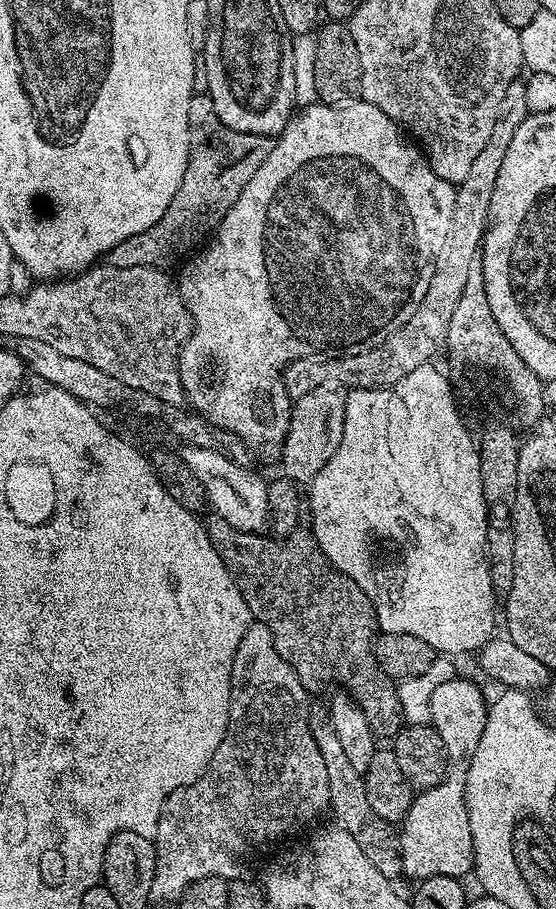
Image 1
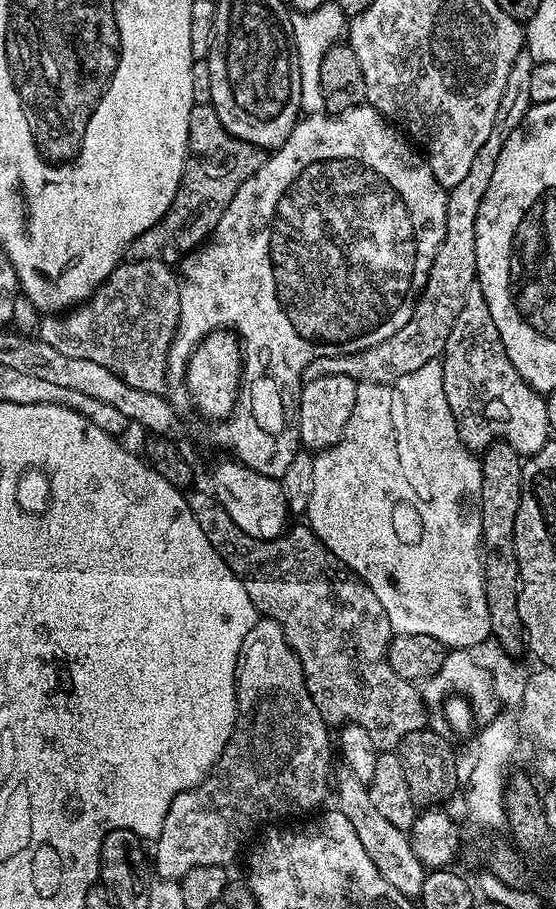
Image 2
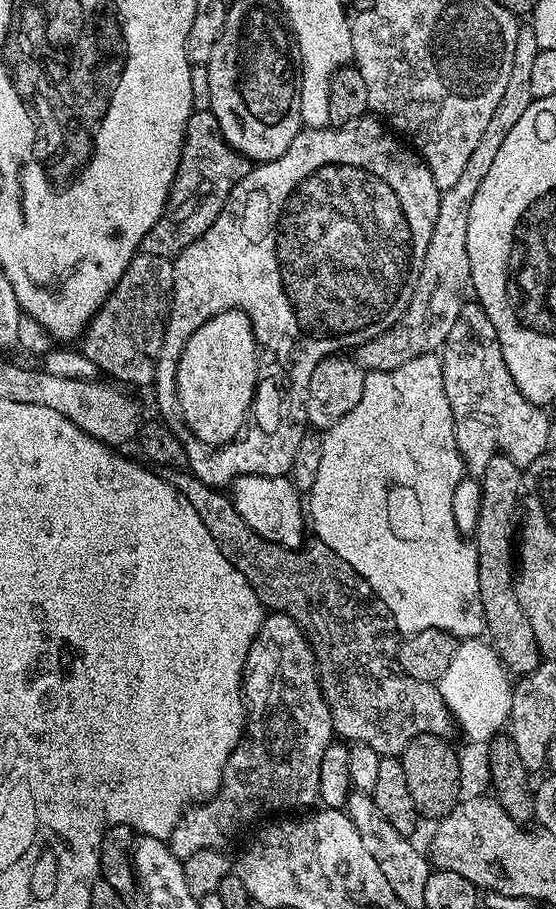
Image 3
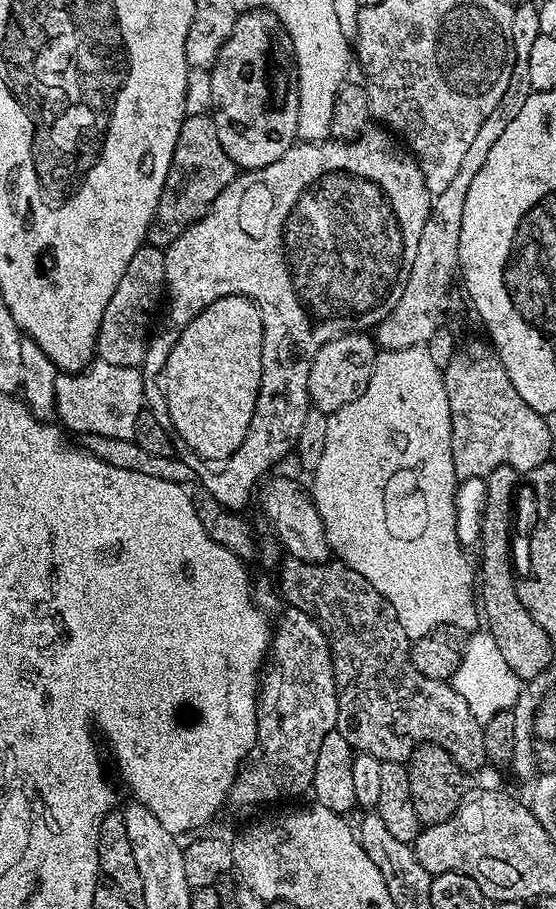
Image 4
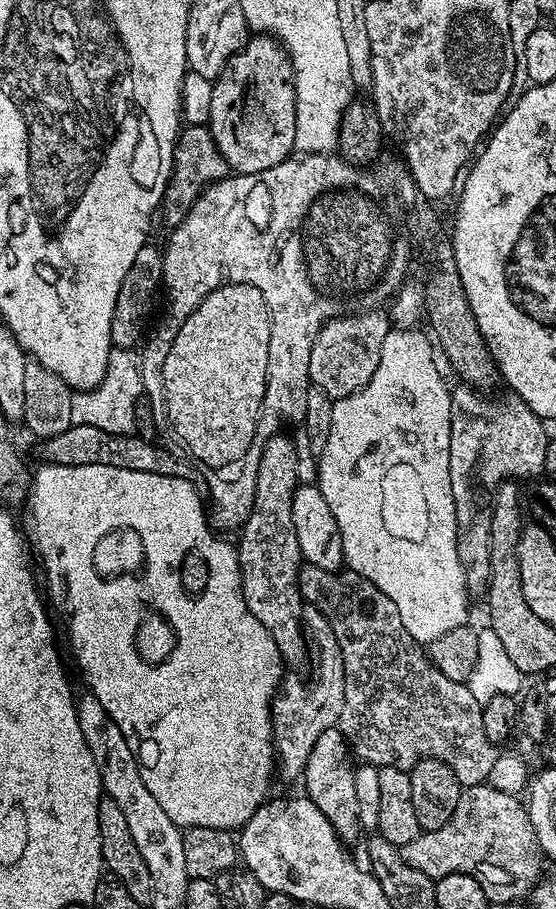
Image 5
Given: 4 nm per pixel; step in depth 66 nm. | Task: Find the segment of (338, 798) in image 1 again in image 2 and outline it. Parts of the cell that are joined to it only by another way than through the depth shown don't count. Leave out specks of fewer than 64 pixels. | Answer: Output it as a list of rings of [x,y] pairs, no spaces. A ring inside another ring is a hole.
[[[347,774],[341,776],[341,780],[334,784],[335,807],[346,814],[346,819],[354,825],[362,847],[366,849],[366,854],[370,854],[370,862],[378,866],[378,874],[382,874],[382,878],[386,878],[386,882],[395,888],[419,890],[426,875],[426,866],[414,854],[409,833],[398,830],[398,826],[390,826],[390,821],[373,806],[367,784]]]

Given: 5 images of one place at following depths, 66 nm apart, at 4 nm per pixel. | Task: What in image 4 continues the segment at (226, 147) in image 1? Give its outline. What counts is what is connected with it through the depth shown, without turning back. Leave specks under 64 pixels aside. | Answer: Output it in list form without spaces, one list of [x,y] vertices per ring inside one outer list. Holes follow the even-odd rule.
[[[211,115],[185,116],[182,130],[178,130],[178,142],[174,146],[174,158],[170,158],[170,170],[162,186],[160,205],[148,227],[147,243],[153,248],[166,250],[194,222],[198,222],[210,210],[210,206],[234,182],[238,175],[235,162],[222,150],[218,142],[218,126]]]

